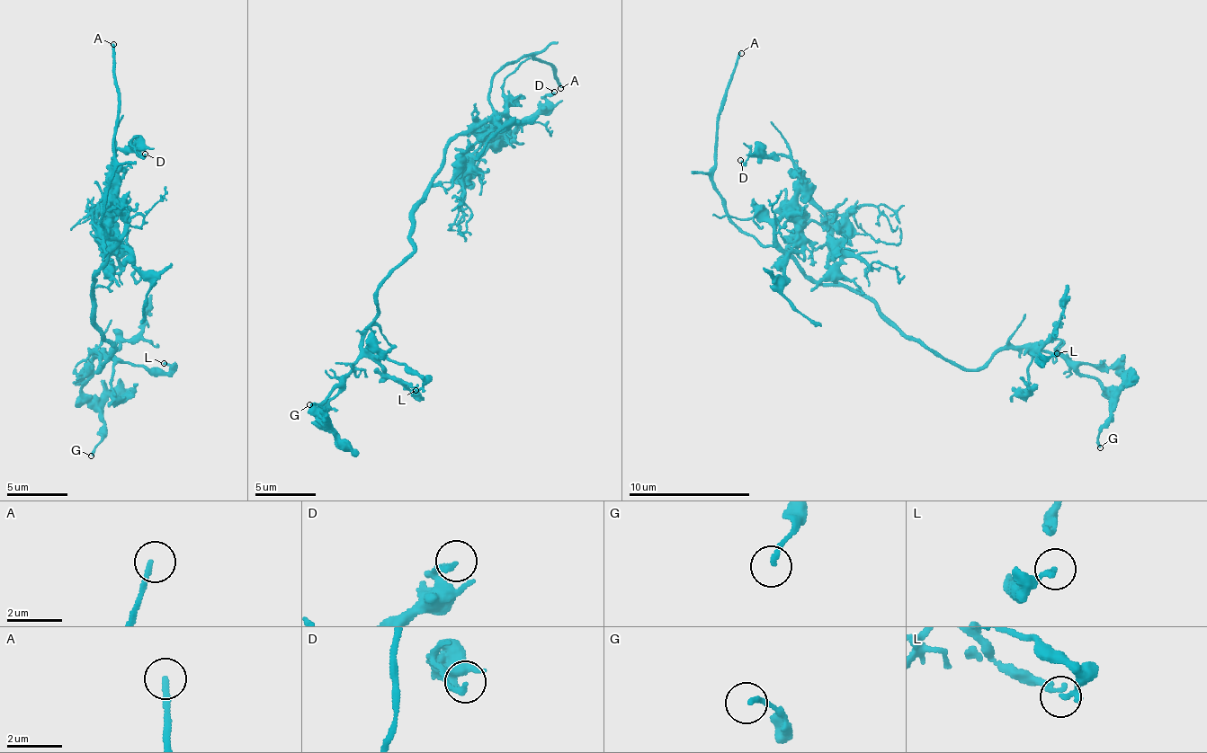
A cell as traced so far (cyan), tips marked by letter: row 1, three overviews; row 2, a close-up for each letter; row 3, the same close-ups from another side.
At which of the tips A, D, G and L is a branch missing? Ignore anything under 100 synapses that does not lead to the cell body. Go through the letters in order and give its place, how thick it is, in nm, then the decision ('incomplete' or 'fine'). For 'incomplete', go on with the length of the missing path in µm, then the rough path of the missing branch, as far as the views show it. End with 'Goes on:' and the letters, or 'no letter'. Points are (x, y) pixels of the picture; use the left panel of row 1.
A: at (113, 44); 180 nm thick; incomplete; about 35 µm are missing
D: at (145, 154); 200 nm thick; fine
G: at (91, 456); 160 nm thick; fine
L: at (164, 363); 130 nm thick; fine
Goes on: A

